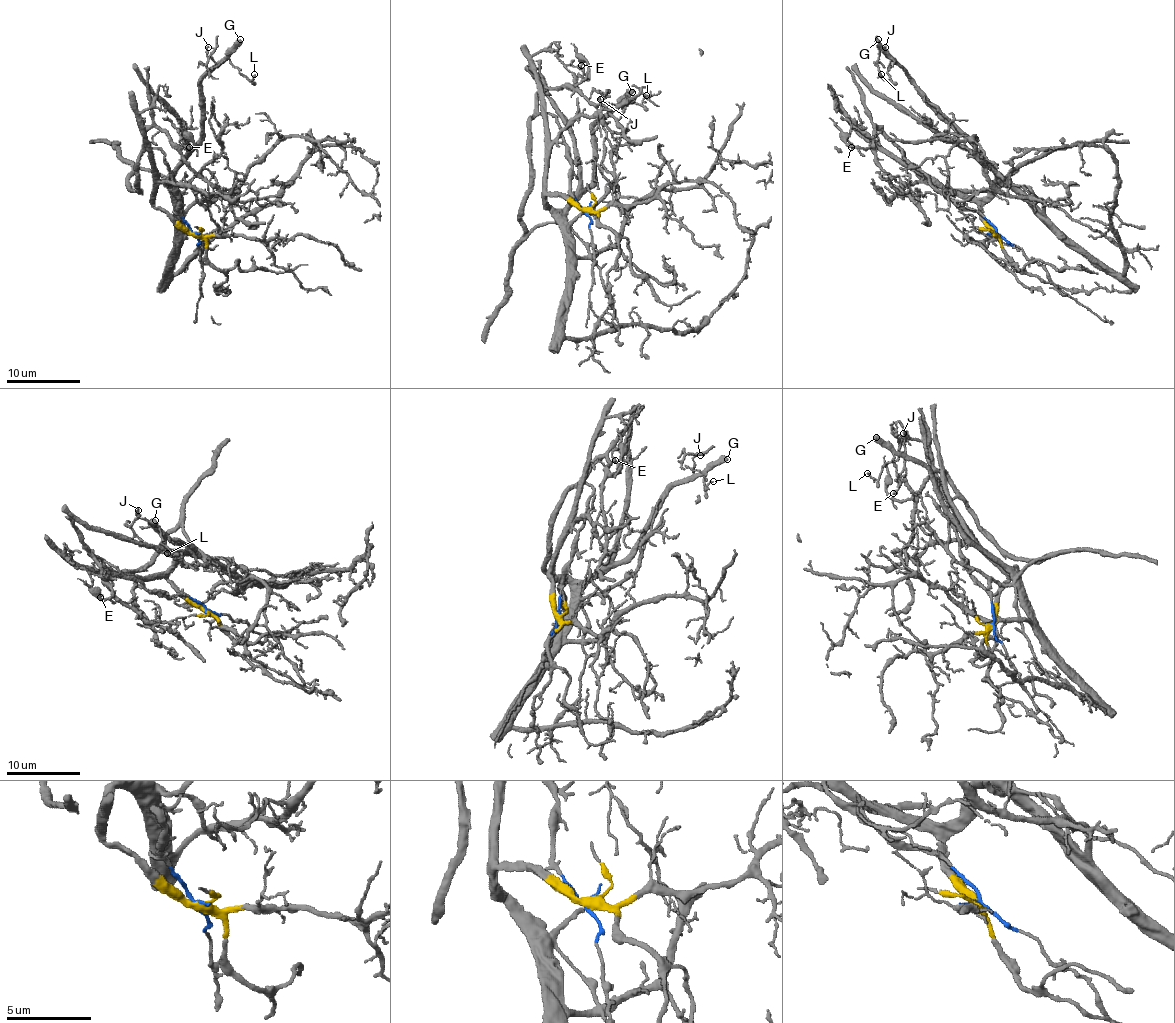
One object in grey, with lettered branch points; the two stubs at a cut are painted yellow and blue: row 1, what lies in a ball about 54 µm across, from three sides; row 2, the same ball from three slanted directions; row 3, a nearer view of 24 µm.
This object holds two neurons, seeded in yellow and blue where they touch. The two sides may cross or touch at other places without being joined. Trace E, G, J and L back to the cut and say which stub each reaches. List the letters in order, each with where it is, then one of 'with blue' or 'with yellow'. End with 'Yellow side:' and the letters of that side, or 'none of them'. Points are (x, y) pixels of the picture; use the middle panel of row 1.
E: (581, 65) | with blue
G: (632, 92) | with yellow
J: (600, 99) | with yellow
L: (646, 95) | with yellow
Yellow side: G, J, L

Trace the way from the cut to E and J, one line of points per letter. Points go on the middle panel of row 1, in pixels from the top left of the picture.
E: (585, 209), (570, 191), (561, 126), (537, 110), (543, 91), (572, 88), (567, 66), (581, 66)
J: (585, 209), (561, 197), (548, 195), (546, 202), (561, 209), (591, 182), (593, 126), (607, 108), (600, 99)

